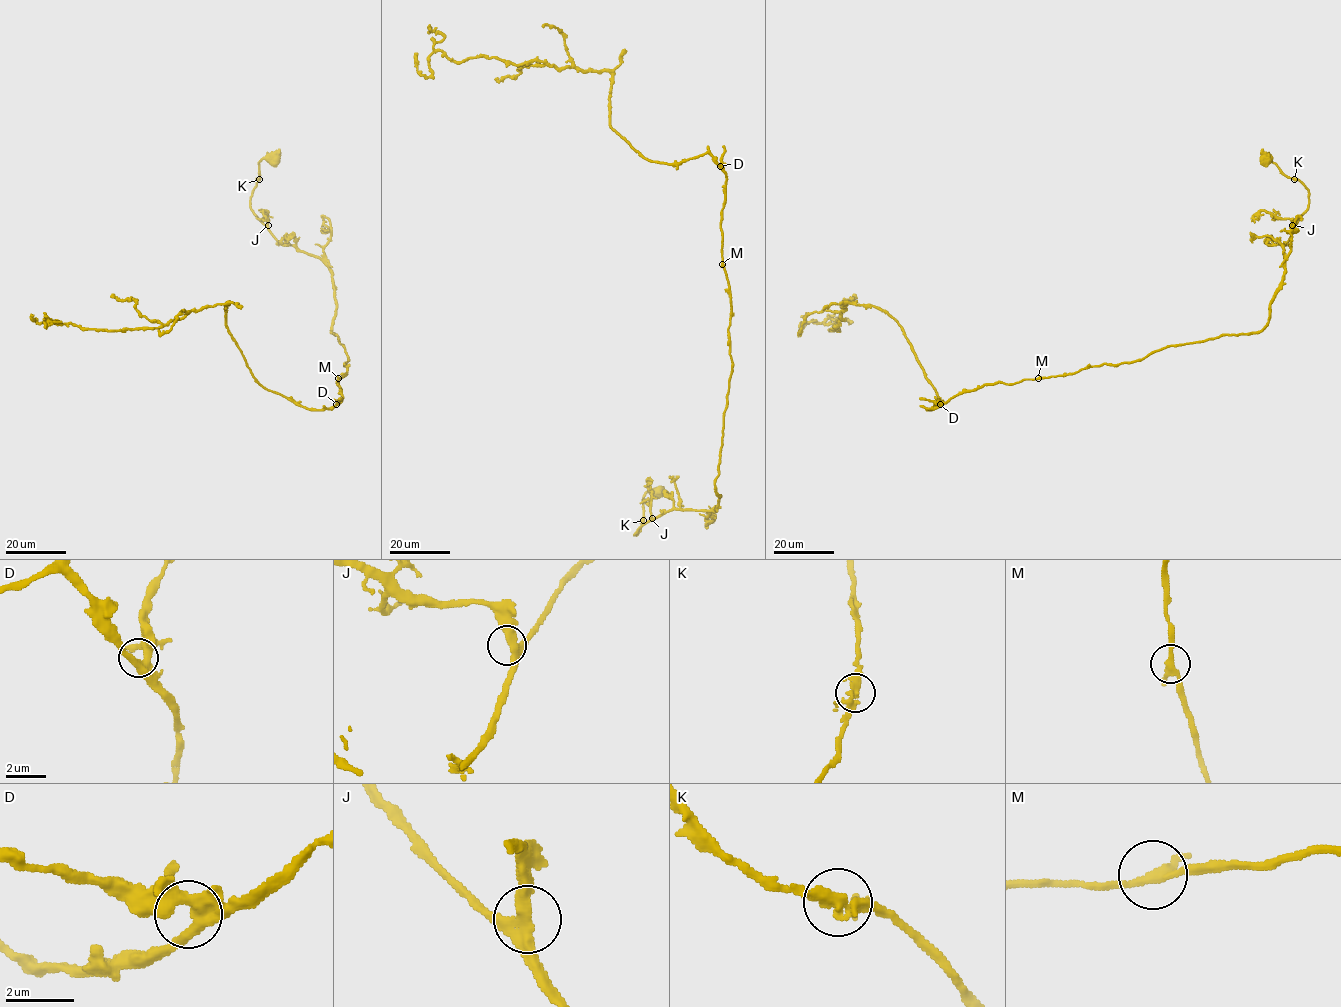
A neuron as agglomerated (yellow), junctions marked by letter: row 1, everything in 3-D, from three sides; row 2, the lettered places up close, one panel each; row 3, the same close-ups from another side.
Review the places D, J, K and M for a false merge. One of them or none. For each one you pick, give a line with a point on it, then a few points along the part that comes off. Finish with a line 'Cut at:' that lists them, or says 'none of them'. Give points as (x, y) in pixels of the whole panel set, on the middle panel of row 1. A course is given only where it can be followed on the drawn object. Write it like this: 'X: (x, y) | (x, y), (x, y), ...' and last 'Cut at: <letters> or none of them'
Cut at: none of them

